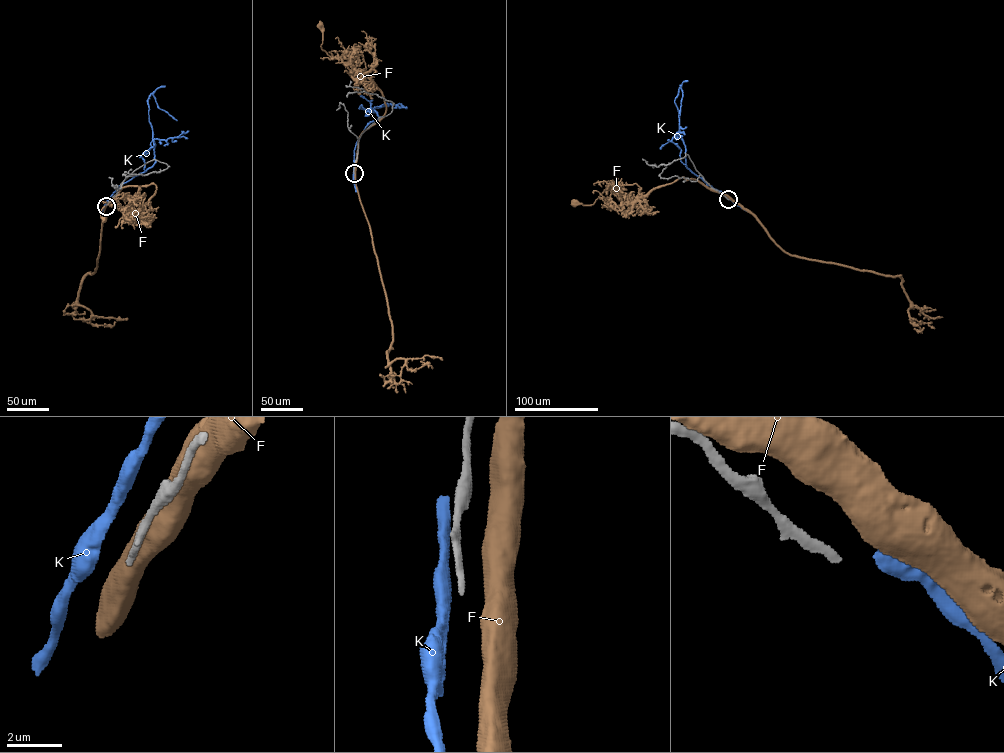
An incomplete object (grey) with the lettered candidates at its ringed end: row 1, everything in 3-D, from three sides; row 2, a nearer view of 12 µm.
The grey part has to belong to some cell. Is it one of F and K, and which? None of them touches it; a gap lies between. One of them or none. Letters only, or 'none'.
none

